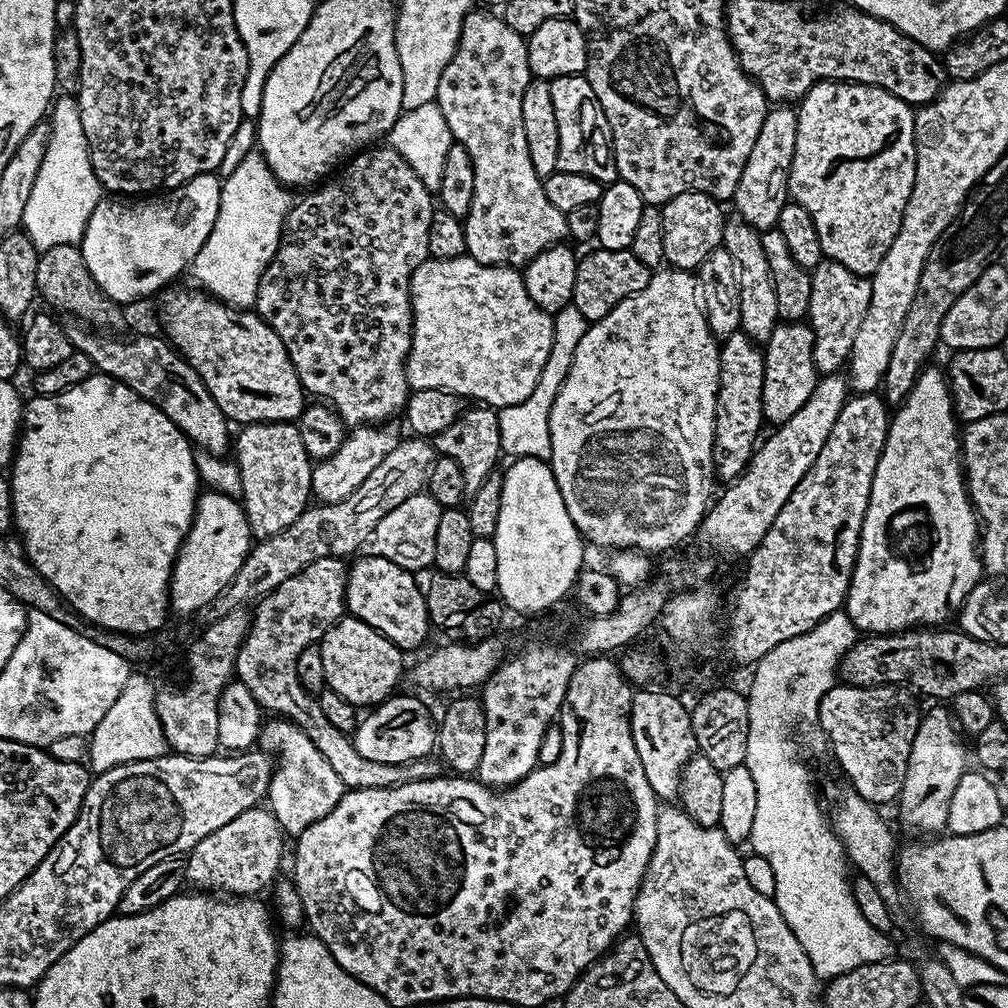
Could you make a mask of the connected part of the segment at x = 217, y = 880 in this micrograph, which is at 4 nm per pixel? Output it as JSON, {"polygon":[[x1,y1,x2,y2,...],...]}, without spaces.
{"polygon":[[257,806,246,810,242,814,238,814,238,818,234,818,234,822,226,822,226,826,222,826,222,830,214,830,214,834,206,834,206,838,202,838,202,842,198,842,192,848,191,852,187,853,186,859,184,860,184,879,193,889,207,890,212,894,227,894,232,898,250,898,255,894,260,894,260,891,262,891,268,883,271,885,273,881,277,879,275,876,280,870,280,836,282,837,281,826,278,821,276,821,274,813,267,807]]}

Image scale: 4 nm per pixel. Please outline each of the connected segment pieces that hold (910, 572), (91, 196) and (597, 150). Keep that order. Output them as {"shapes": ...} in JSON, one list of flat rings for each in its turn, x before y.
{"shapes":[[[933,366,920,373,914,390,891,417,888,437,874,474,868,509,862,522,860,549,848,587,846,611,852,624,864,634,906,633,921,626,940,626,953,619,964,600,982,580,978,551,976,509,968,498,962,467,962,436,952,407,952,391,943,371]],[[72,94,57,95,50,105,46,156,42,158,38,178,34,178,34,191,30,194,30,202,26,202,22,230,30,238,30,242,34,242,37,250,66,246,67,244,79,245,80,241,84,239,84,231,90,222,90,214,94,214,94,206,98,206,100,199,102,199,102,189,92,169,92,159,88,153,86,134,82,130,82,114,76,105,76,96]],[[587,75,555,77,550,83,550,98,554,98,554,118,558,121,559,171,586,174,600,184,611,184,617,179,616,153,612,151,612,131]]]}

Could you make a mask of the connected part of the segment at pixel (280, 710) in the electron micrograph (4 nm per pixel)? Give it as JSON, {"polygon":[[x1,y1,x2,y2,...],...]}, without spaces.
{"polygon":[[341,557,318,558,318,562,310,562,306,570,298,570,294,578,286,578,282,586,262,597,251,613,252,624,234,661,235,679,244,684,250,694,254,694,265,713,298,725,308,735,310,742,314,742,314,746,322,751,323,757,347,789,393,788,406,782,433,780,444,770,443,763,434,756,400,764,373,762,362,757,355,743,345,733,326,722,319,699,307,692,302,682,298,682,298,654,302,654,306,646,319,644,345,615,347,581,348,568]]}

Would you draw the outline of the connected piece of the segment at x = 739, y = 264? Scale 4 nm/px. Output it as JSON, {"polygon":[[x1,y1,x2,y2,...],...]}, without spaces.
{"polygon":[[736,218,731,219,724,225,721,245,735,262,734,268,739,282,739,305,741,307,740,329,752,341,765,344,772,337,780,316,766,254,763,253,762,249,760,232,744,221]]}

